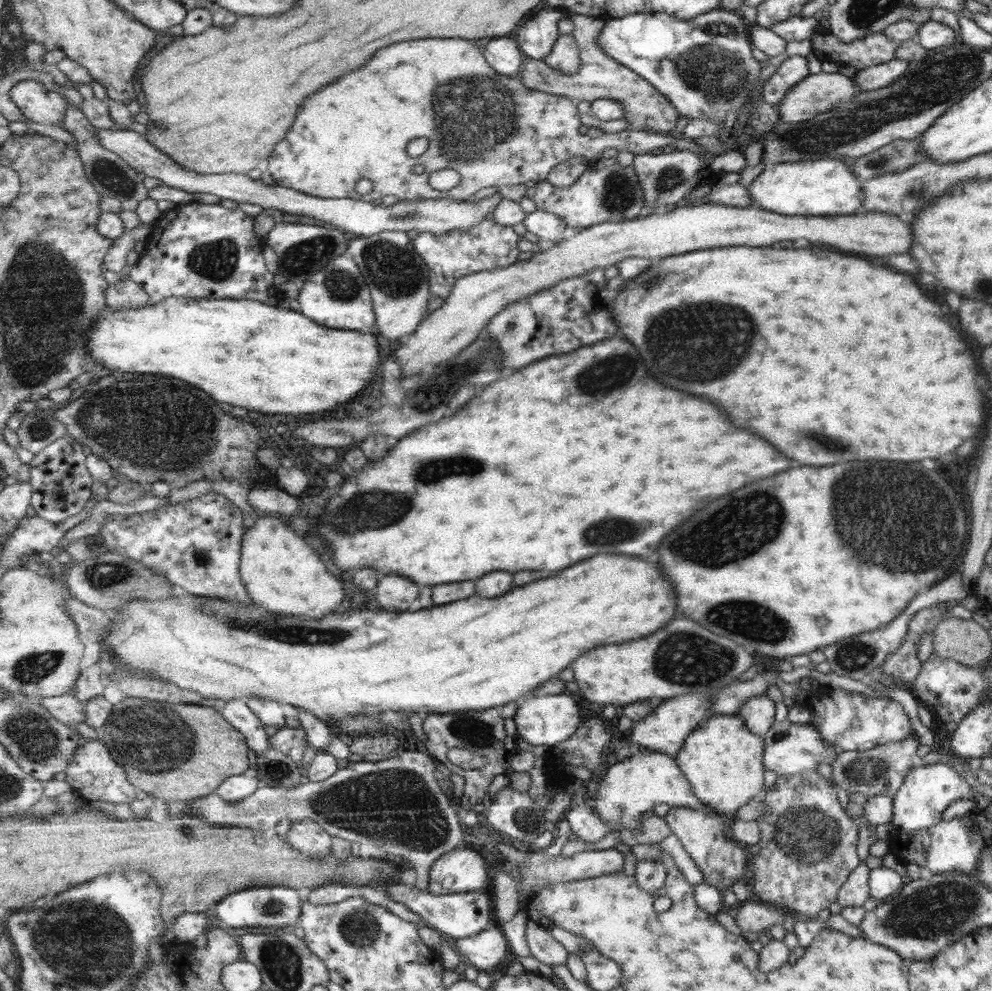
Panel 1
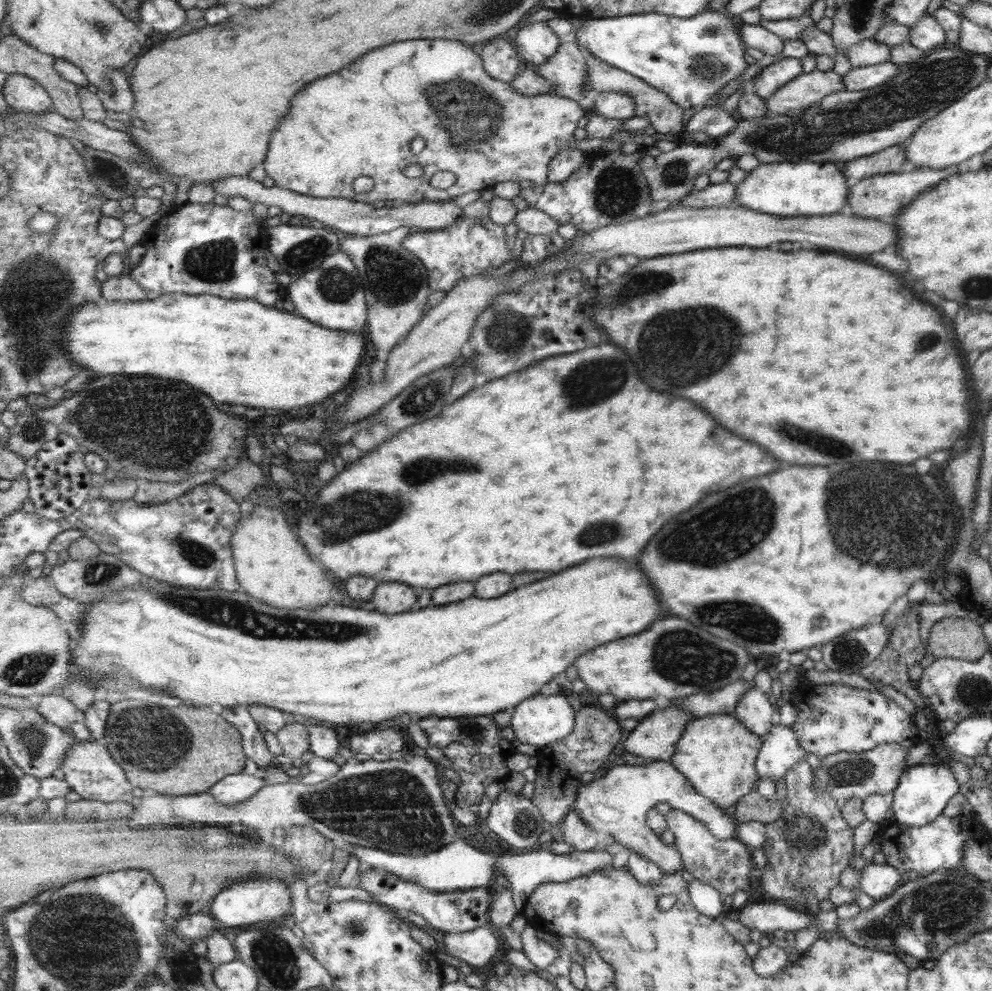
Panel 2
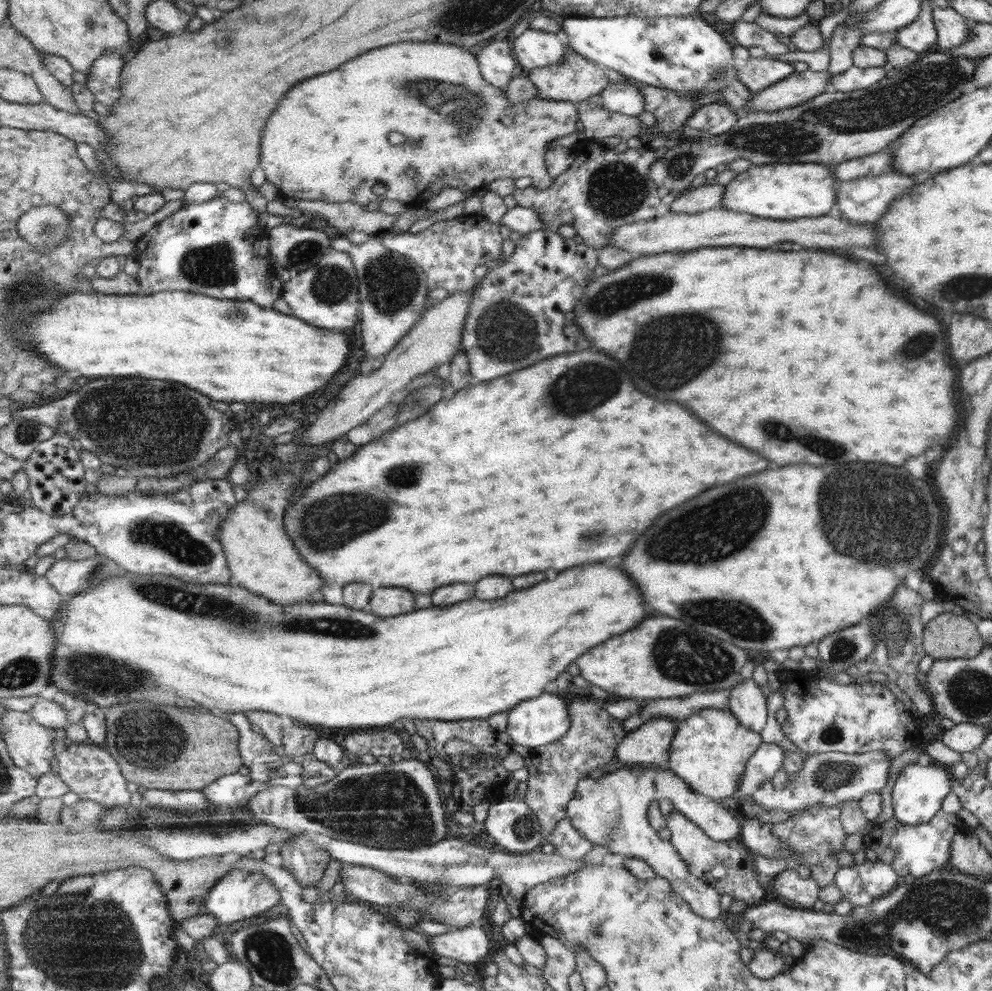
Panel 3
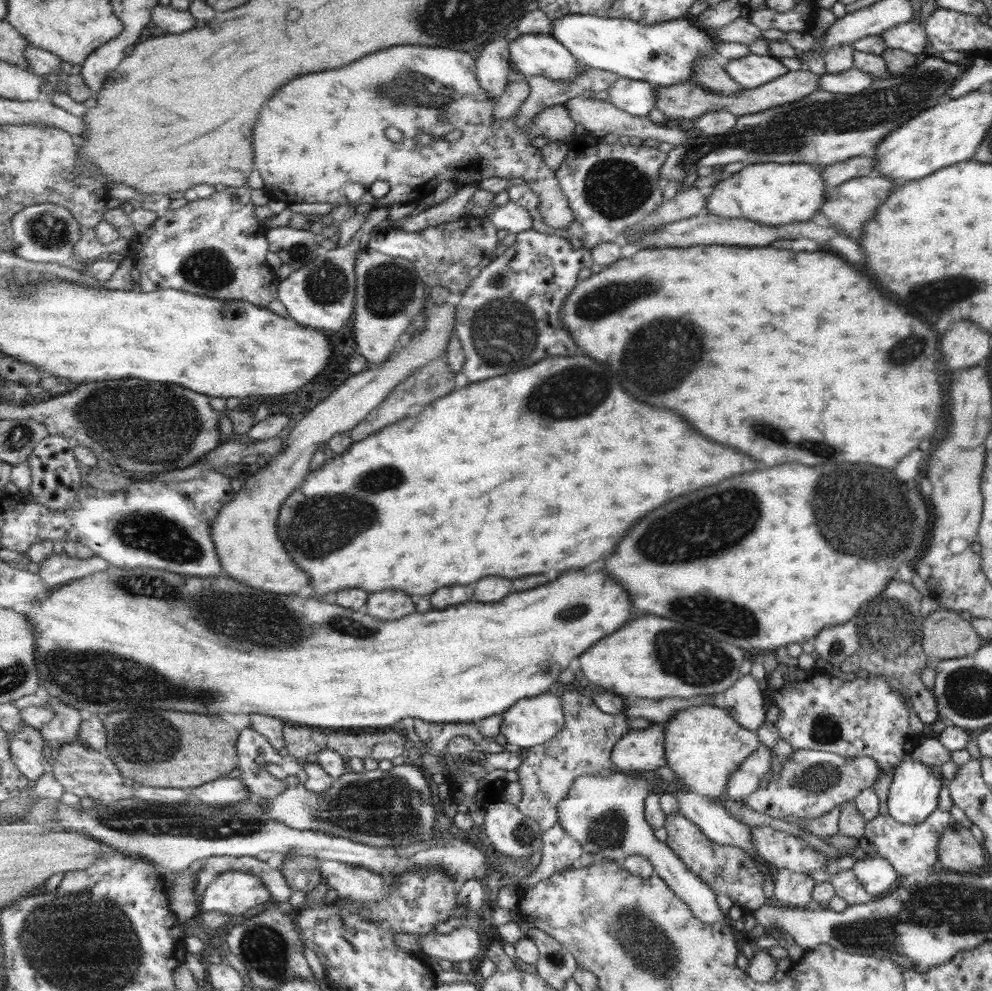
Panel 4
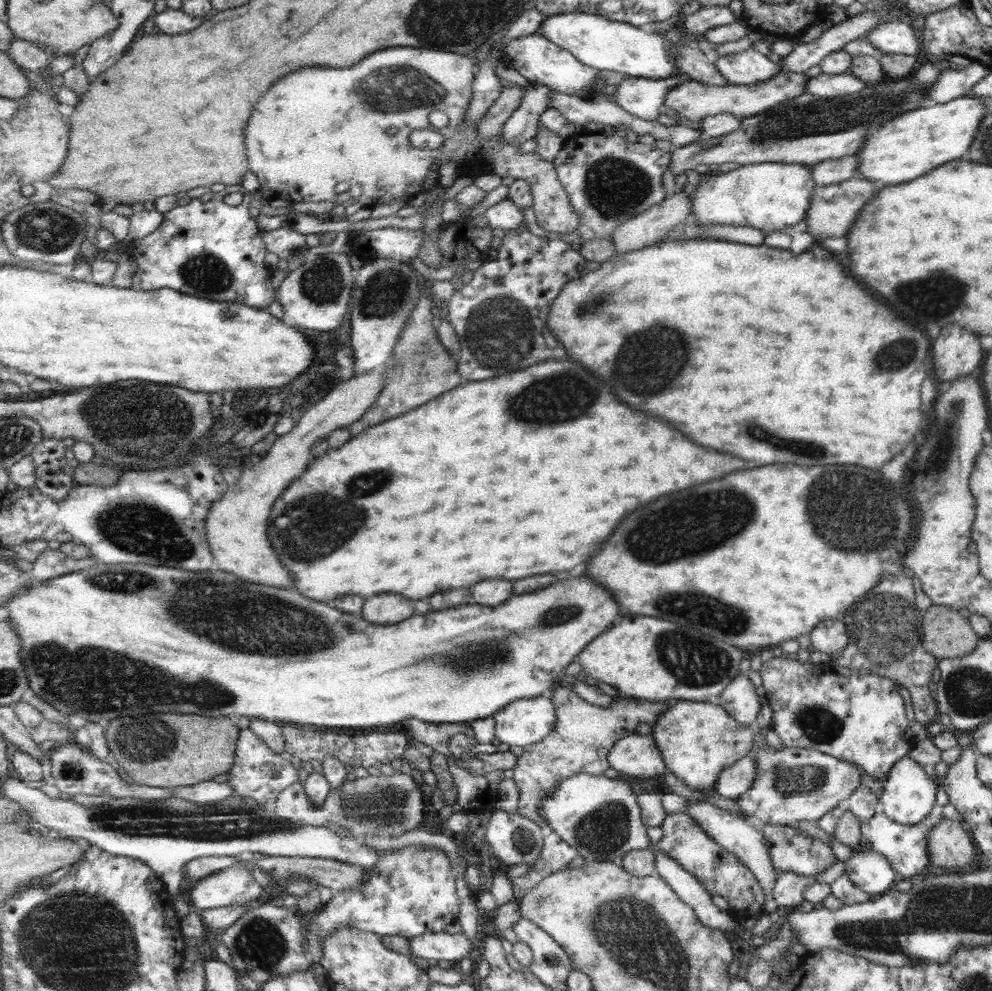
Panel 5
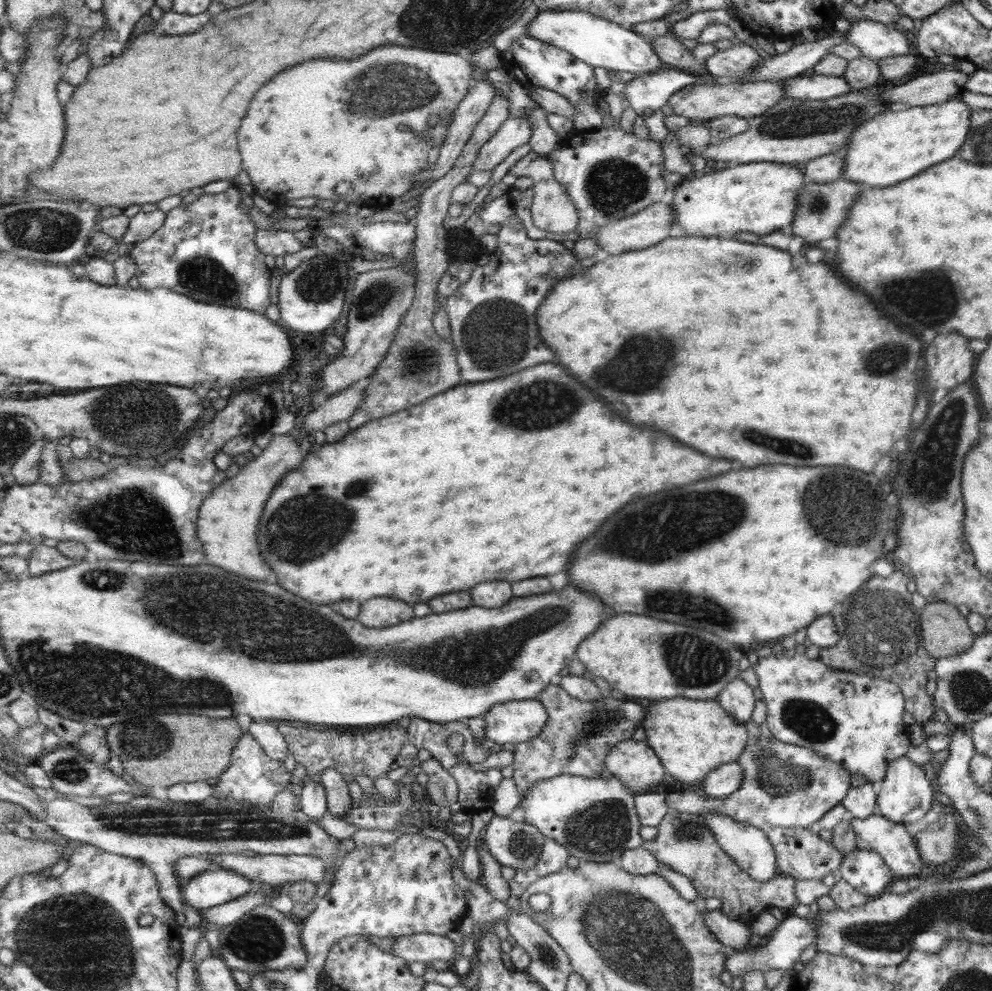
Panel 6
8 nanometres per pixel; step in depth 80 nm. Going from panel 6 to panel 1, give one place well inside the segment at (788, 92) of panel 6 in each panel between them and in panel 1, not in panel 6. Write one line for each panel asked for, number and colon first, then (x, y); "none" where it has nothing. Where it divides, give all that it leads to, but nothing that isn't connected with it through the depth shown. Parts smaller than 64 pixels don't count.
1: (874, 77)
2: (866, 77)
3: (854, 77)
4: (851, 81)
5: (824, 85)

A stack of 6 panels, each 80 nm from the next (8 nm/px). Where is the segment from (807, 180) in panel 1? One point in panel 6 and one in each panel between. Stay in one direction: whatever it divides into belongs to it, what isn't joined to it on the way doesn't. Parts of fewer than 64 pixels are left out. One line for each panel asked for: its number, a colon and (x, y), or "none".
2: (783, 189)
3: (781, 192)
4: (773, 194)
5: (769, 196)
6: (758, 197)

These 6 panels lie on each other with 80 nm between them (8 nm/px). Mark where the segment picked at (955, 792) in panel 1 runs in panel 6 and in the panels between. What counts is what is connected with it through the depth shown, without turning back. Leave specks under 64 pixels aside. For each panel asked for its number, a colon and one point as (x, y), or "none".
2: (921, 792)
3: (916, 795)
4: (912, 795)
5: (908, 794)
6: (903, 795)

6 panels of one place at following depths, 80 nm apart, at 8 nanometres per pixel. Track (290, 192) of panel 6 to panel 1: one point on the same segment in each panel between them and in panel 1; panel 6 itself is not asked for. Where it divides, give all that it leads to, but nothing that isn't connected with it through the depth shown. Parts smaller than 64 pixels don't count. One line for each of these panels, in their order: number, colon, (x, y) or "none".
1: (491, 128)
2: (365, 117)
3: (329, 140)
4: (321, 132)
5: (316, 127)

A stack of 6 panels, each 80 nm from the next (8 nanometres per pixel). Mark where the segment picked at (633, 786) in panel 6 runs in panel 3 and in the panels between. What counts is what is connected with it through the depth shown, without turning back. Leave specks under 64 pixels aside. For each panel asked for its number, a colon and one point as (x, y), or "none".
3: (650, 743)
4: (644, 749)
5: (637, 756)

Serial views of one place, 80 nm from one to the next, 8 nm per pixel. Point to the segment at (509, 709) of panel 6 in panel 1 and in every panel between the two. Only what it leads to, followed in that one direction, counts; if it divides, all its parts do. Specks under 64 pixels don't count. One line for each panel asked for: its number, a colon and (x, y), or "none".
1: (548, 720)
2: (541, 720)
3: (540, 721)
4: (532, 722)
5: (526, 722)

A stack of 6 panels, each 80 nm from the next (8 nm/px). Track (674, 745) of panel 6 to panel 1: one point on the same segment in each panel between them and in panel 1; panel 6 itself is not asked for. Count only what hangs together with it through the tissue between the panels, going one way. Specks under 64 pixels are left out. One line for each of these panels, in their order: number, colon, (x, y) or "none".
1: (723, 761)
2: (717, 753)
3: (710, 751)
4: (704, 745)
5: (697, 739)

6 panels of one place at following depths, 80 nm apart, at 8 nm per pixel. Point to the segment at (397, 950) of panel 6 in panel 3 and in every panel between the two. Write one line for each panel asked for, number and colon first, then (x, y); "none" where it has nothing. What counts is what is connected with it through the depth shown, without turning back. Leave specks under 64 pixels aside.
3: (469, 945)
4: (464, 944)
5: (441, 945)

